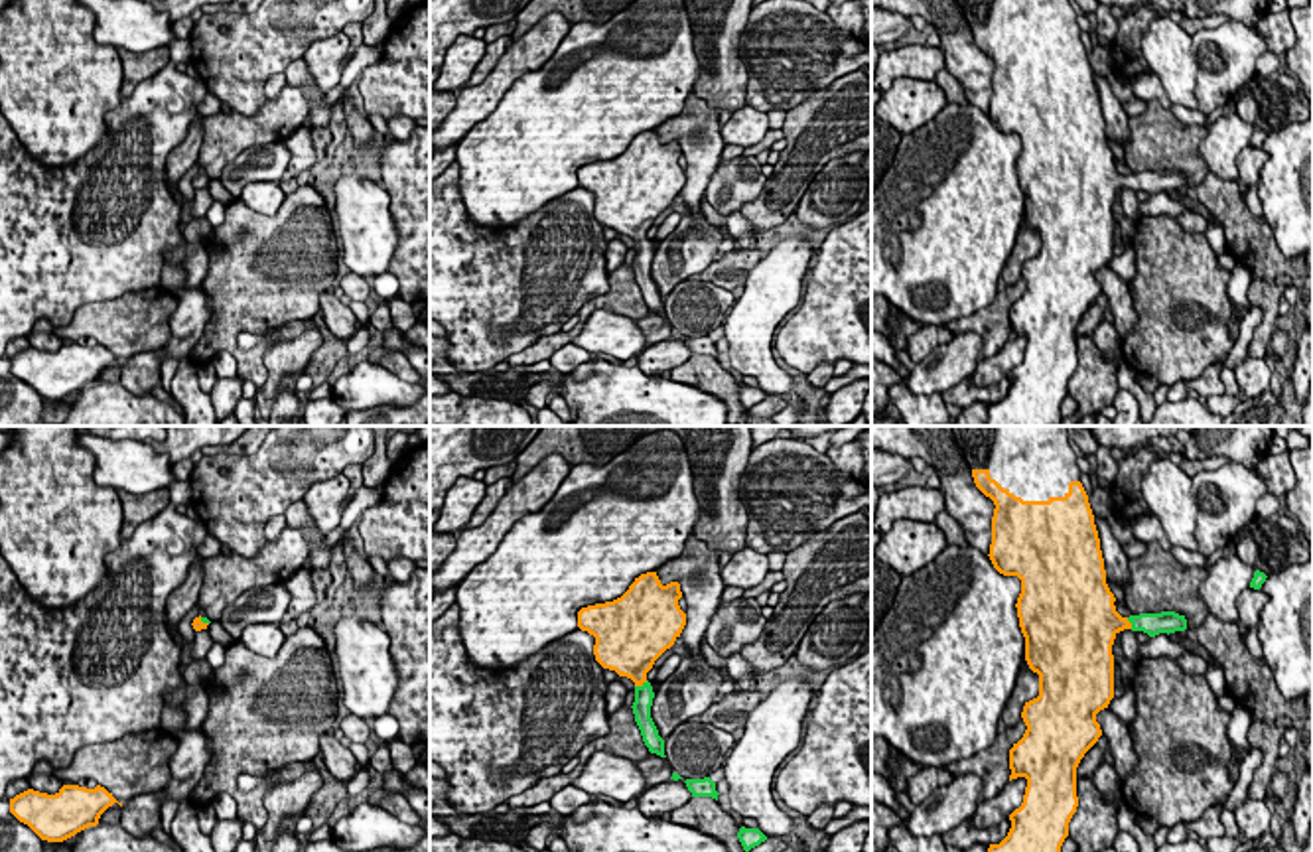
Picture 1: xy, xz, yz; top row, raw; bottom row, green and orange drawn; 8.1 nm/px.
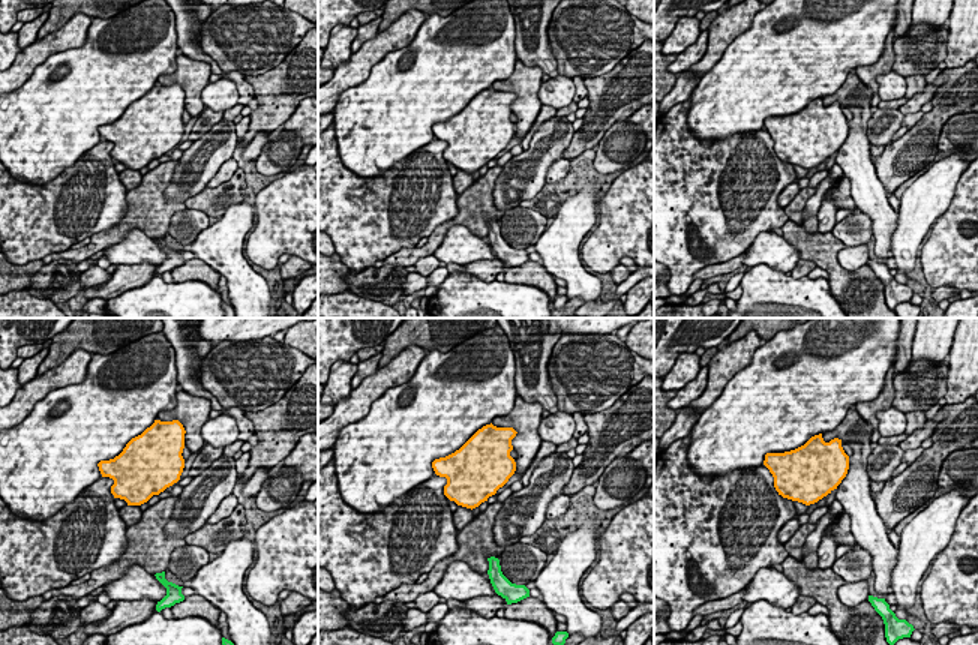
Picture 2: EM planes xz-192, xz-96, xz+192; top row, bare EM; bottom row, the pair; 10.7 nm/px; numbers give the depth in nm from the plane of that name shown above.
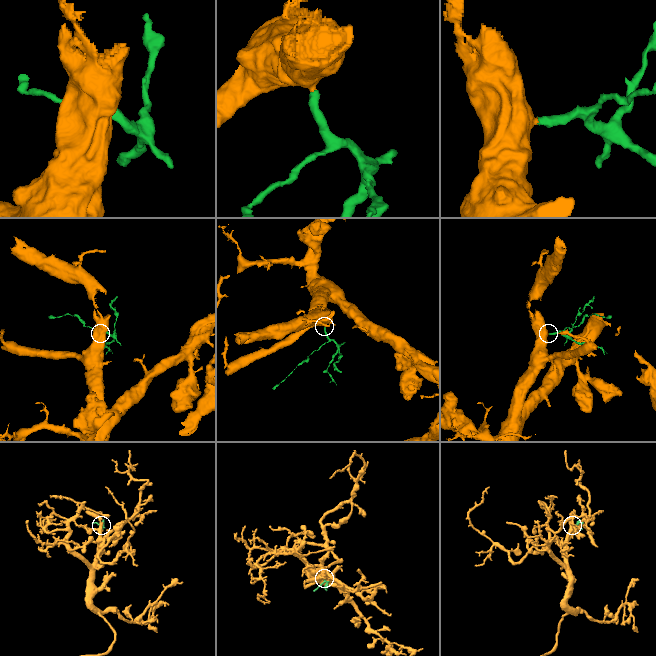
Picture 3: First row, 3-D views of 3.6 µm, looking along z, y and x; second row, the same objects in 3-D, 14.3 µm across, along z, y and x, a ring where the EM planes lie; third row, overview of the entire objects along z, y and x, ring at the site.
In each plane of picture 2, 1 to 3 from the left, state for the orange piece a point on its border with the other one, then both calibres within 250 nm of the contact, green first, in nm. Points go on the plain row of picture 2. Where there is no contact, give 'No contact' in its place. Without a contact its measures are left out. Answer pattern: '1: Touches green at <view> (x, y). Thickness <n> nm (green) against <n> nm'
1: No contact
2: No contact
3: No contact

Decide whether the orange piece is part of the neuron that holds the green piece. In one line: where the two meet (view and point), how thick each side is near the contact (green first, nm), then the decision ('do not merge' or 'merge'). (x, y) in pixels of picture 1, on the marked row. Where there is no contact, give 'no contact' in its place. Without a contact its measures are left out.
meets green in xz at (643, 683); 160 nm thick on the green side, 360 nm on the other; merge

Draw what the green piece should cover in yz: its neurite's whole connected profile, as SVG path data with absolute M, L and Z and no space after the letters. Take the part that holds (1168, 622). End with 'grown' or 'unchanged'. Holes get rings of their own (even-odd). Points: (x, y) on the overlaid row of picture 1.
M950 426L976 487L994 501L990 560L1021 580L1017 598L1025 661L1039 674L1039 696L1025 702L1023 738L1009 749L1009 781L1027 779L1011 828L988 852L1061 852L1078 807L1076 767L1102 736L1096 714L1114 698L1112 645L1120 631L1149 637L1187 629L1175 611L1122 617L1106 584L1104 558L1088 495L1080 483L1071 426Z | grown

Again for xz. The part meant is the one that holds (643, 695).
M647 572L621 598L578 611L578 627L595 637L595 661L635 682L635 722L649 751L660 757L666 757L664 740L651 718L655 692L647 673L686 625L680 598L678 582L662 586L656 572Z | grown

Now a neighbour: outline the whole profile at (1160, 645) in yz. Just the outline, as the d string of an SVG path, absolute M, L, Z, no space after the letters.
M1167 633L1151 637L1147 643L1140 643L1140 661L1151 657L1179 659L1185 653L1183 645L1169 639Z

